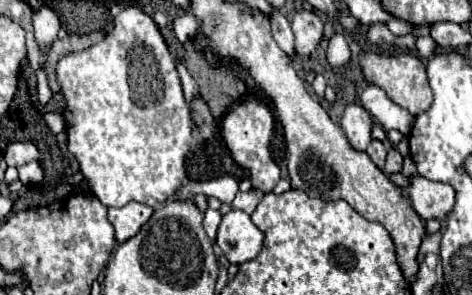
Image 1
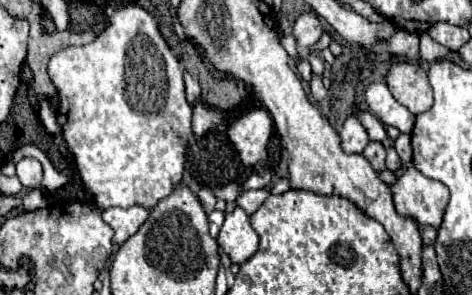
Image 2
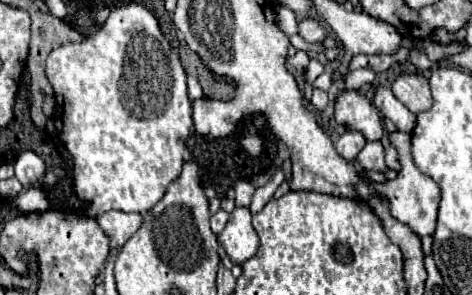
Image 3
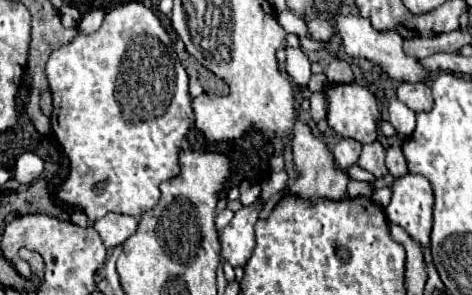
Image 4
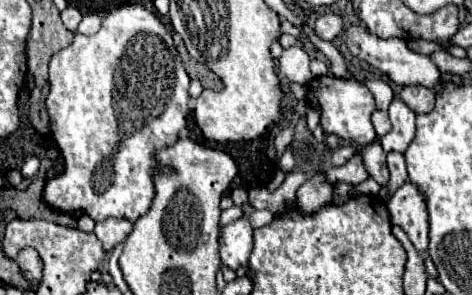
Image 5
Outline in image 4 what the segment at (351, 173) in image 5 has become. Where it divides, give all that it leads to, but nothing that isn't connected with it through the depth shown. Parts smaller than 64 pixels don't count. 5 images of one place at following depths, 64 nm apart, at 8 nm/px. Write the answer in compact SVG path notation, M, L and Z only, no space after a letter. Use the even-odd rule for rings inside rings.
M354 164L352 168L348 168L348 174L350 174L350 178L352 180L366 180L366 182L376 182L376 176L374 174L370 174L370 172L366 172L364 168L360 168L358 164Z

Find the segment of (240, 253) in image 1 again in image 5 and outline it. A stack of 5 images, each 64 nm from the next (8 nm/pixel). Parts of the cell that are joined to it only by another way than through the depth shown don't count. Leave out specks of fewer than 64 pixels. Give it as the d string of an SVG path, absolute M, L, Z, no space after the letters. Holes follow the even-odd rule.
M242 216L220 230L220 258L224 266L232 270L246 266L252 246L252 224L248 216Z

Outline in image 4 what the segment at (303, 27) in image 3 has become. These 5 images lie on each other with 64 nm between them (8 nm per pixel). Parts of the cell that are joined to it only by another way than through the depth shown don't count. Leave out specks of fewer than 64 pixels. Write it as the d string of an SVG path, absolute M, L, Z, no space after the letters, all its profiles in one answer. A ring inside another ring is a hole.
M316 18L308 22L308 32L312 40L330 40L330 36L334 34L334 26L324 18Z

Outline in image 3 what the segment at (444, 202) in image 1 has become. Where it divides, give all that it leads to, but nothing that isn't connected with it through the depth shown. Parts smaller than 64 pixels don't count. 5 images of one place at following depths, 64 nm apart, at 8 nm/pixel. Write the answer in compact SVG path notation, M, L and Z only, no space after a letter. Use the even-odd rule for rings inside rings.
M392 132L388 134L392 146L398 150L400 156L400 164L402 170L398 172L398 176L386 184L378 184L376 192L384 194L390 200L390 212L396 220L408 224L418 236L428 236L434 234L436 230L436 212L438 212L438 204L440 204L440 186L430 178L424 176L414 162L410 160L410 134L406 132Z

